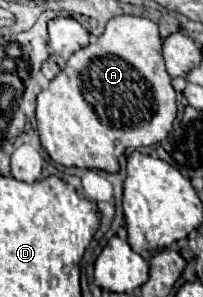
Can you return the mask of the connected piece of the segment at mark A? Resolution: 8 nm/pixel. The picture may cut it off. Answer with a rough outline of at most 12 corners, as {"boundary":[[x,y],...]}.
{"boundary":[[112,18],[36,98],[62,166],[118,172],[176,98],[156,22]]}

